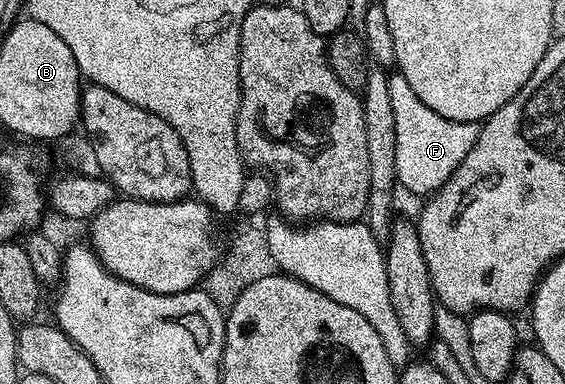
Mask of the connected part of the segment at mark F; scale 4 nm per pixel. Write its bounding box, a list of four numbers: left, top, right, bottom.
[389,75,479,195]

